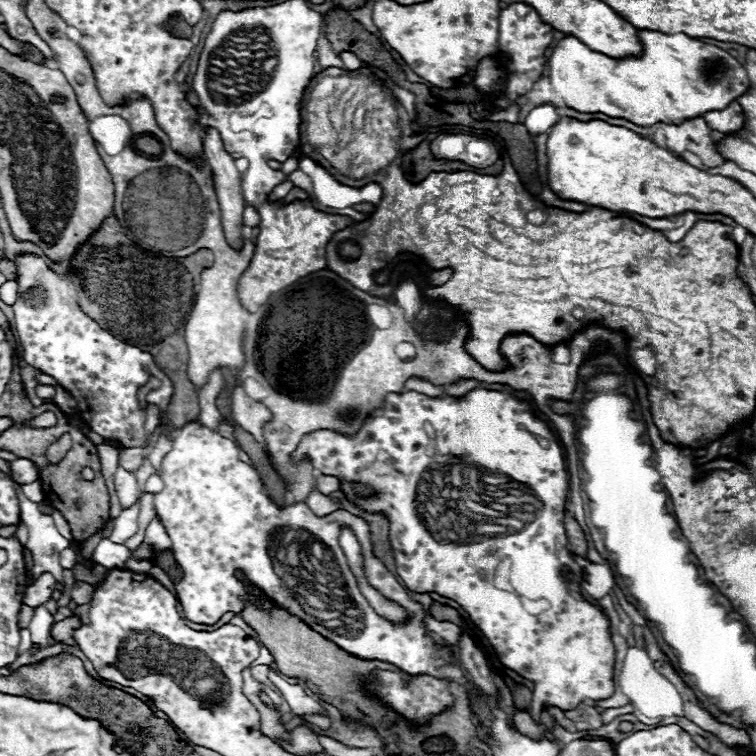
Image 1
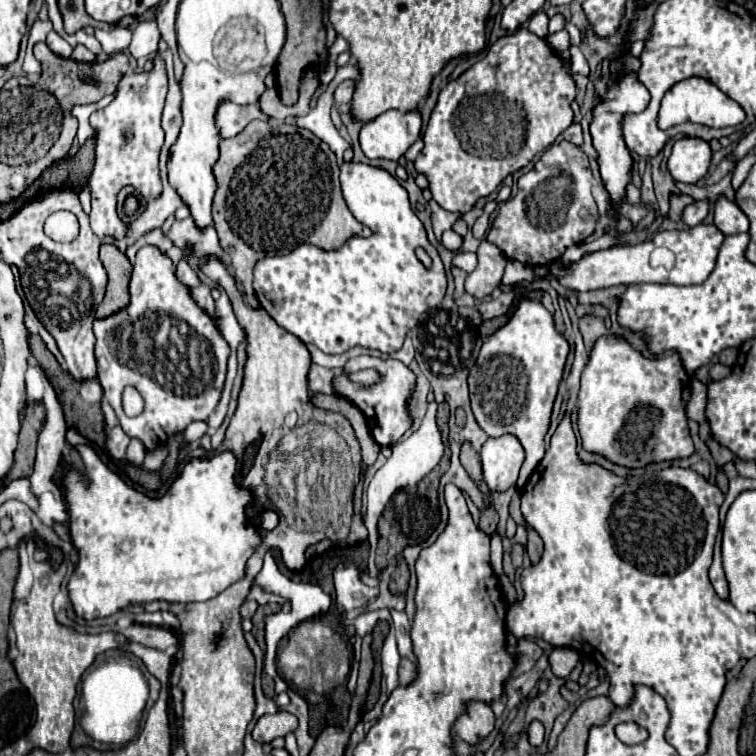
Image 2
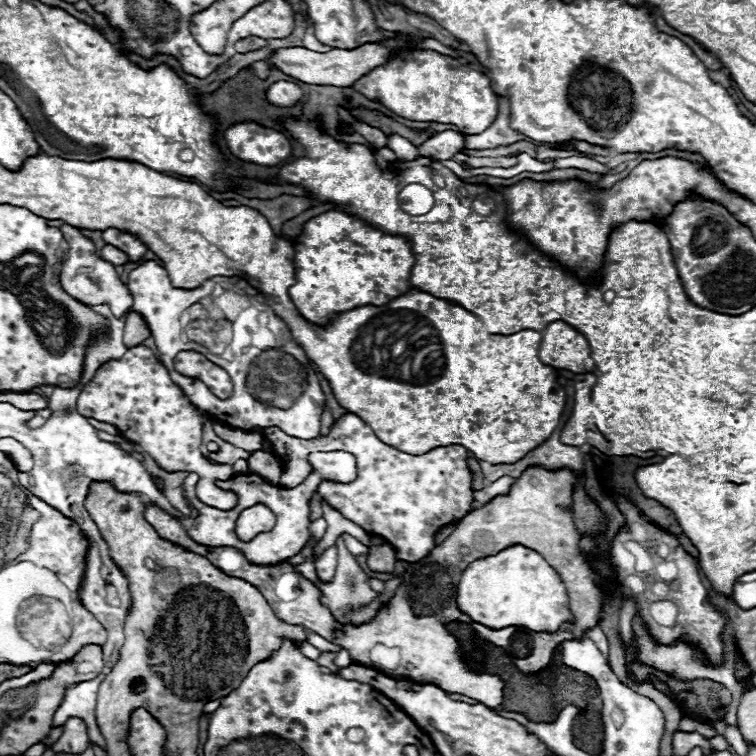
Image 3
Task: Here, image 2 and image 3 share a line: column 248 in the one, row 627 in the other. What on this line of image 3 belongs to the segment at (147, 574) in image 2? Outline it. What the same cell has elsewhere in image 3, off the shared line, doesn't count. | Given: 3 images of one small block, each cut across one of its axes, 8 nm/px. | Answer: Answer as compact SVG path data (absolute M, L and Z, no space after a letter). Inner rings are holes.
M524 546L506 548L496 556L468 564L458 582L458 606L474 622L494 630L520 626L534 632L554 632L562 622L572 620L562 580L540 554Z

